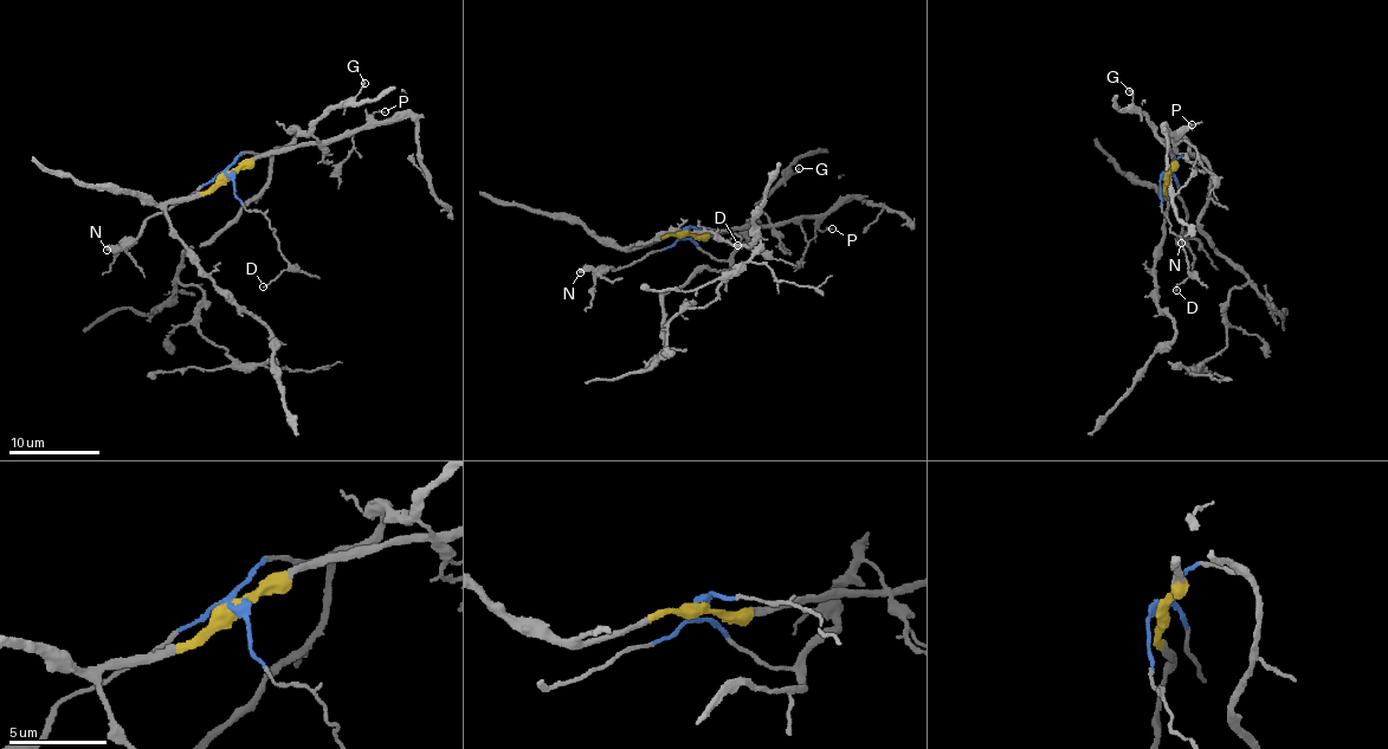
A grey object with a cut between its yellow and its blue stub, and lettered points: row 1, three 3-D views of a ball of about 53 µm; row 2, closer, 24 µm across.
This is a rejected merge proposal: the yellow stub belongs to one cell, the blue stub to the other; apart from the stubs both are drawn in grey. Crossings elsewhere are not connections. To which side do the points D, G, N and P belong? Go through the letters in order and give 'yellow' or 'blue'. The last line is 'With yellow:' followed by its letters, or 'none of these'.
D: blue
G: blue
N: blue
P: yellow
With yellow: P

